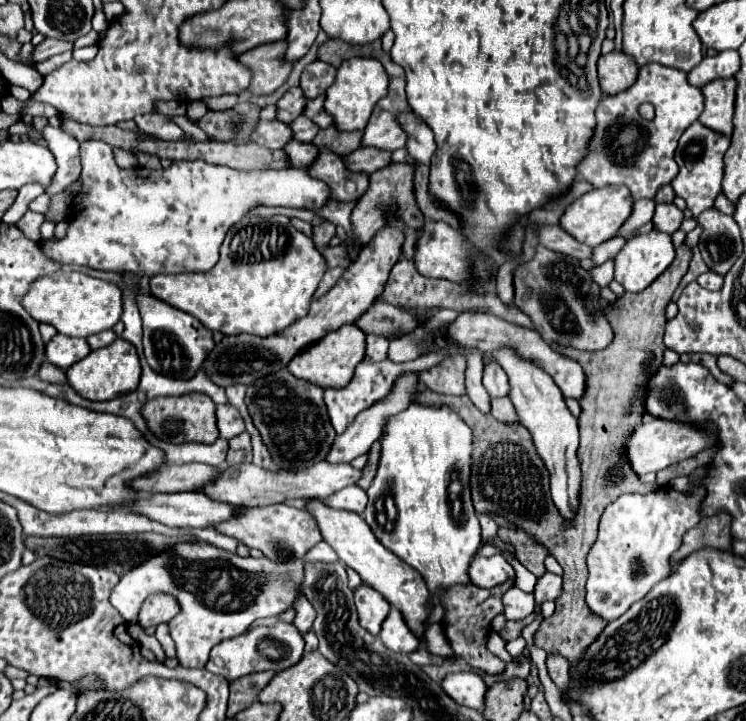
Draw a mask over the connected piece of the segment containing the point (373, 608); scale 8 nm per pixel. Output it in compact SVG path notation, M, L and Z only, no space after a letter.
M361 585L355 591L355 605L357 605L361 627L373 635L379 635L381 623L391 609L389 605L385 605L385 599L381 597L381 593L373 591L369 585Z

